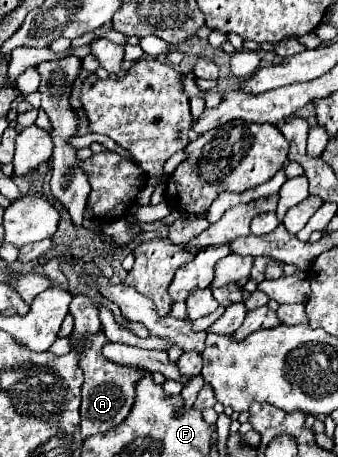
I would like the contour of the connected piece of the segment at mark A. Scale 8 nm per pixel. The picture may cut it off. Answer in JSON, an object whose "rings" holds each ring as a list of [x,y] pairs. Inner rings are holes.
{"rings":[[[103,330],[85,336],[77,342],[73,342],[73,336],[69,336],[71,348],[77,350],[79,354],[79,368],[85,374],[85,382],[81,388],[81,434],[83,438],[89,438],[93,434],[103,434],[107,430],[111,430],[113,426],[119,426],[135,400],[135,382],[139,382],[139,378],[143,378],[145,372],[141,366],[123,366],[123,364],[115,364],[111,360],[107,360],[101,352],[101,348],[109,342],[109,338],[105,336]]]}

